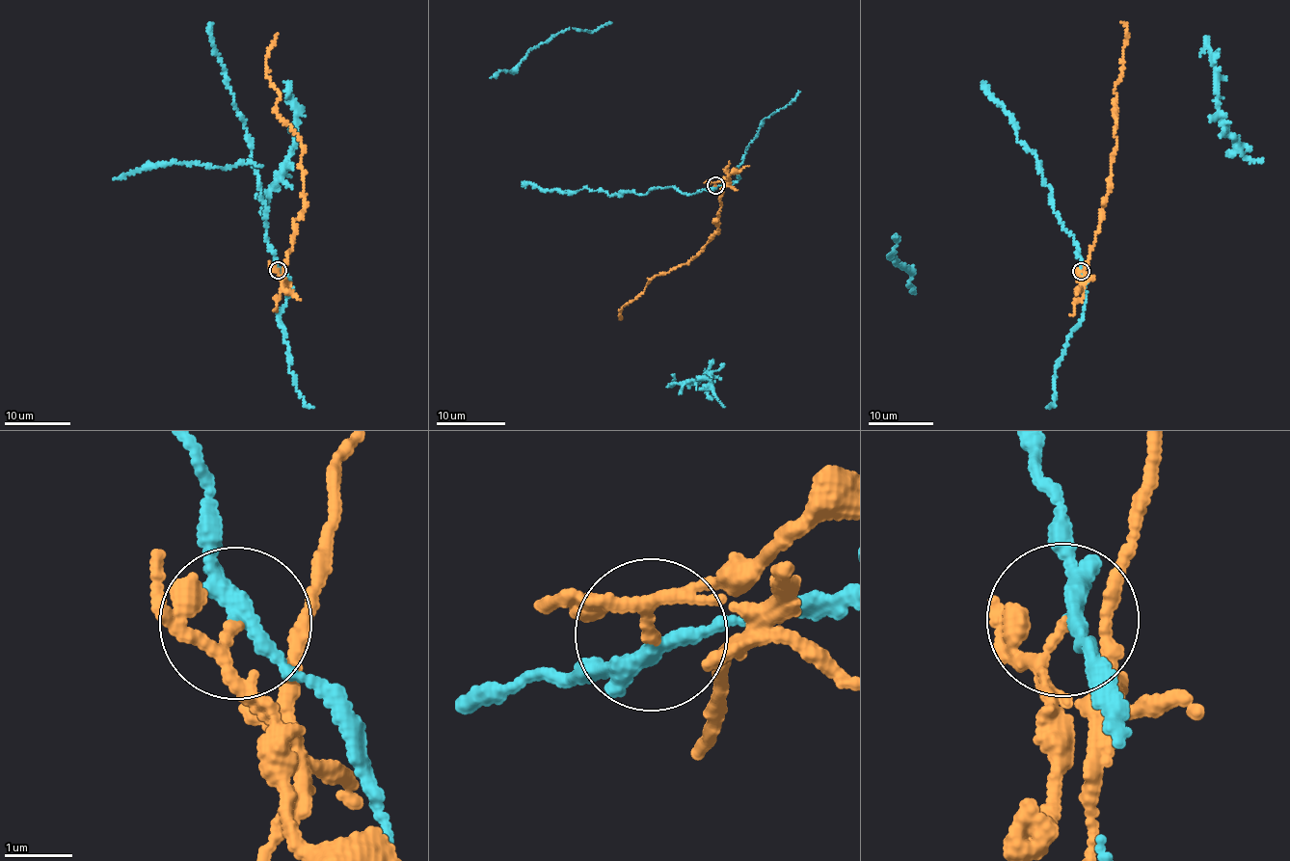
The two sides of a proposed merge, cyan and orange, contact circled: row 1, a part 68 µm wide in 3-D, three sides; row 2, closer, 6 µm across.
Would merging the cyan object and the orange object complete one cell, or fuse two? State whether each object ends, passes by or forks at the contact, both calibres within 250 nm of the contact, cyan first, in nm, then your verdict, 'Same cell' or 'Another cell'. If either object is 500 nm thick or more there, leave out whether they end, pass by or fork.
At the ring cyan passes by. At the ring orange passes by. Thickness 240 nm (cyan) against 130 nm. Another cell

